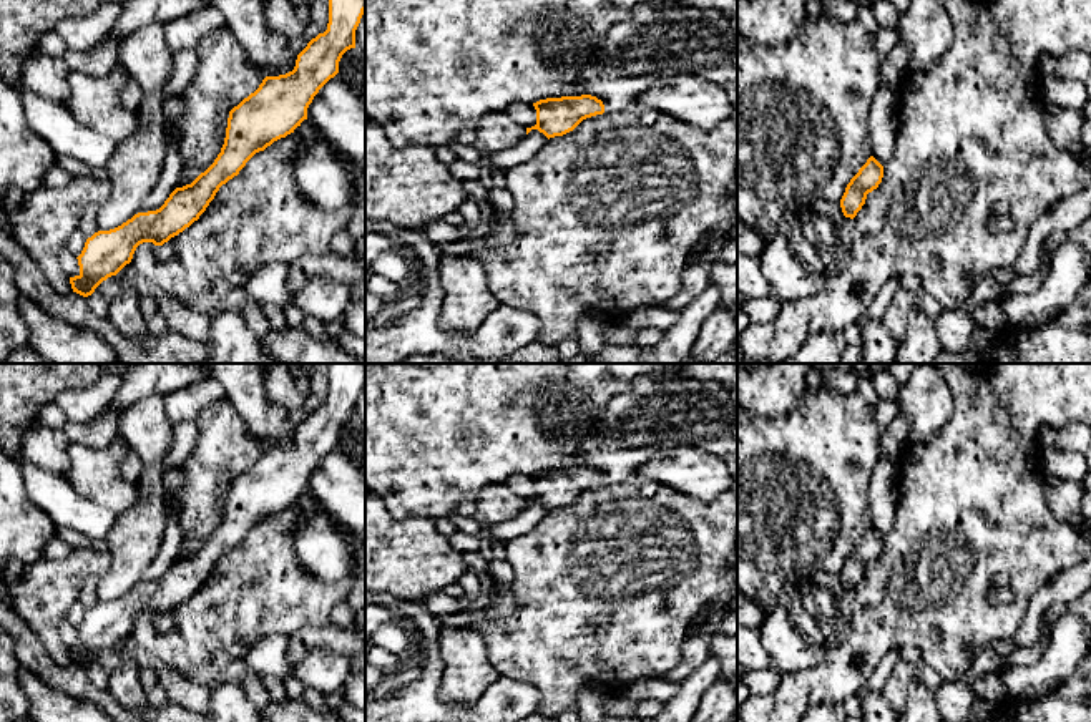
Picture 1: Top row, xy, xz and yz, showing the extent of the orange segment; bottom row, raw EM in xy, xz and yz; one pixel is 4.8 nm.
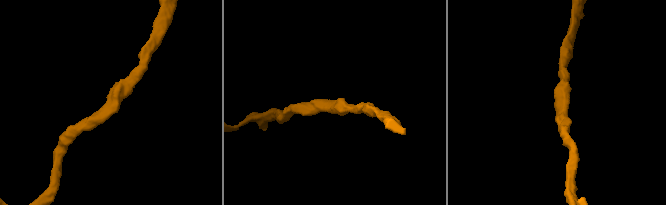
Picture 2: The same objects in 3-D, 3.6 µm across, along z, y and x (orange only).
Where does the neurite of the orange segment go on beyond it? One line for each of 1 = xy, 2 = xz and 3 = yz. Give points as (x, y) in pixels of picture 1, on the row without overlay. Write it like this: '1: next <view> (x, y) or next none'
1: next none
2: next none
3: next none

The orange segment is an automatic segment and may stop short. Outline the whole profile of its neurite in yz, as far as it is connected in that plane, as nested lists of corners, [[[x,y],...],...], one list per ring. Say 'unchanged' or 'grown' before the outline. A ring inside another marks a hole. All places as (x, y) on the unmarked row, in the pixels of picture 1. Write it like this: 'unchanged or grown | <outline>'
unchanged | [[[870,528],[859,544],[850,551],[840,571],[845,589],[854,591],[865,576],[867,566],[878,559],[883,549],[883,538]]]

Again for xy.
unchanged | [[[330,363],[329,395],[324,405],[312,410],[297,427],[292,443],[279,448],[266,448],[259,460],[229,483],[224,516],[214,534],[191,556],[176,559],[164,576],[156,583],[138,584],[121,598],[110,602],[98,602],[86,611],[81,626],[76,629],[80,646],[70,649],[73,664],[88,669],[111,647],[116,647],[131,634],[136,619],[143,614],[163,617],[171,609],[189,599],[206,583],[223,556],[239,546],[246,534],[274,513],[294,505],[304,491],[307,480],[319,461],[339,445],[342,427],[355,420],[355,402],[365,383],[365,363]]]

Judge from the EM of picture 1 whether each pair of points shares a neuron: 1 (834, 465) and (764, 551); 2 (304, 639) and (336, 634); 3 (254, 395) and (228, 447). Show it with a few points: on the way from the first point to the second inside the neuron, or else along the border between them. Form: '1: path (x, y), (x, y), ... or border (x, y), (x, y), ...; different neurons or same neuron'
1: path (811, 482), (764, 528); same neuron
2: path (313, 638), (327, 636); same neuron
3: border (225, 395), (254, 435); different neurons

